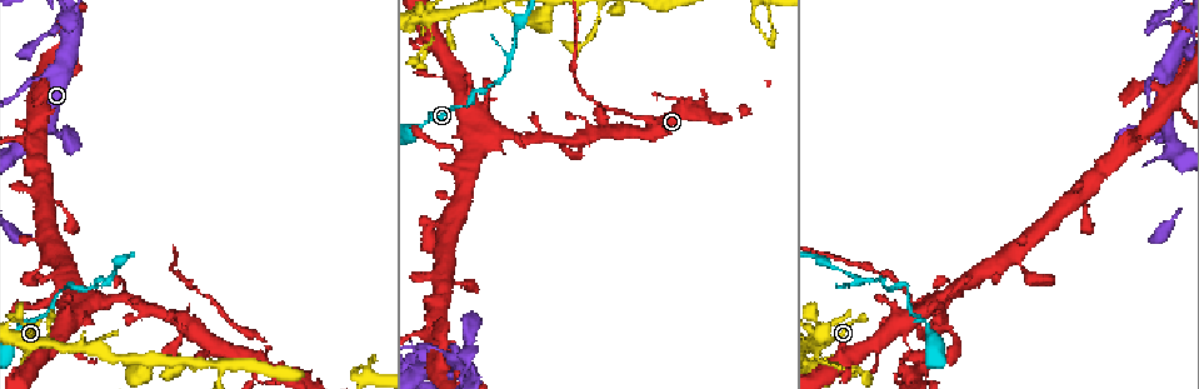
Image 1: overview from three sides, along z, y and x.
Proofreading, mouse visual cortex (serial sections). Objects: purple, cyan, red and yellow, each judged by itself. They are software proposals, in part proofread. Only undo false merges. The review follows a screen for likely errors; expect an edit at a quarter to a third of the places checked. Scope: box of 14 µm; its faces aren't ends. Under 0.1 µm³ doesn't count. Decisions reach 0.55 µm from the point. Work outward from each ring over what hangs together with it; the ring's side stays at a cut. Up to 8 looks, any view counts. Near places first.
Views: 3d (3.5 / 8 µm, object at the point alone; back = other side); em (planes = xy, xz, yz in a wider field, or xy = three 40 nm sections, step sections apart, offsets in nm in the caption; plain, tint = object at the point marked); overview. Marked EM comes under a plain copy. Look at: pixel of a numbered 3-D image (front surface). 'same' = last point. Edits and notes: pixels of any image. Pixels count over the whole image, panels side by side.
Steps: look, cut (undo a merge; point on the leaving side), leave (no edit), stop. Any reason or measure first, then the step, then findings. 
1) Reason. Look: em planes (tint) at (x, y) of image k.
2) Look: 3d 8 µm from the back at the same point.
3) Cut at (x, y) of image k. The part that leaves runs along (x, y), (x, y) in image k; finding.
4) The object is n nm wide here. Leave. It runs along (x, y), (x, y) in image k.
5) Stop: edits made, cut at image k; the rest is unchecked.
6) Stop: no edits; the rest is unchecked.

Abrupt turn. Look: 3d 3.5 µm at (464, 106) of image 1.

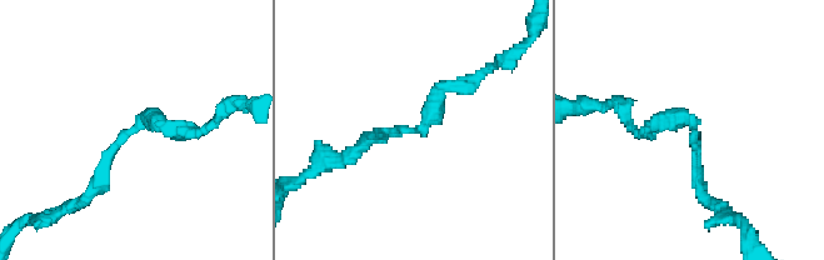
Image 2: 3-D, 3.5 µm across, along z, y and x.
The arms are 150, 200 nm wide; need the tissue. Look: em planes (tint) at (140, 122) of image 2.

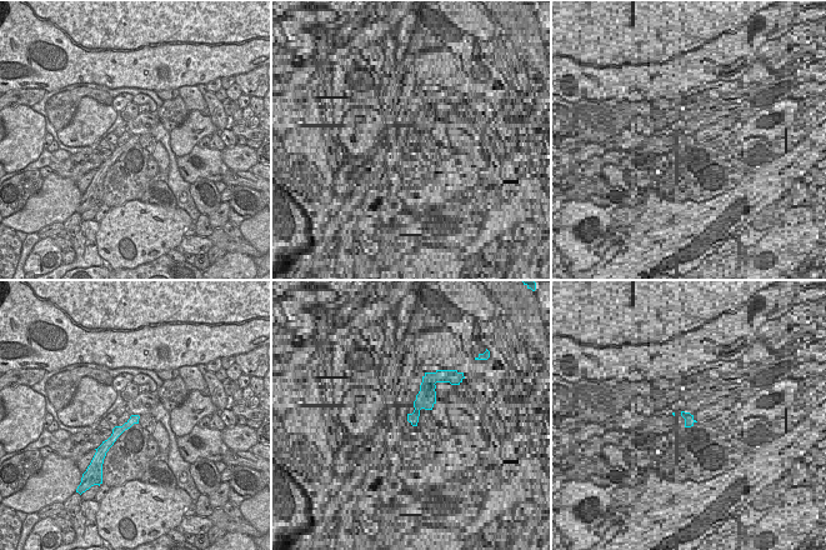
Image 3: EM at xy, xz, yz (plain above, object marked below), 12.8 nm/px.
Leave. It runs along (135, 418), (103, 448) in image 3; one cell here.

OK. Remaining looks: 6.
Thick turns thin. Look: 3d 3.5 µm at (657, 123) of image 1.

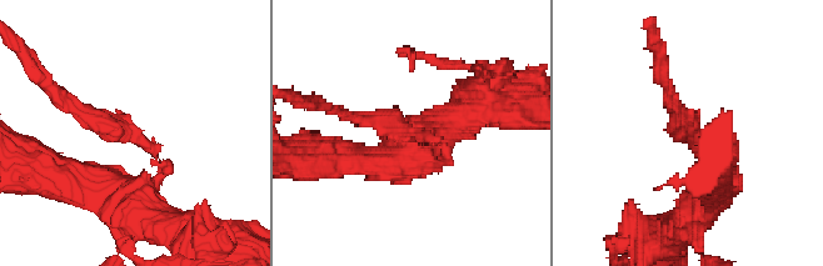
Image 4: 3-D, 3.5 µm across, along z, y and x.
Need the tissue. Look: em xy step 5 (tint) at (130, 133) of image 4.

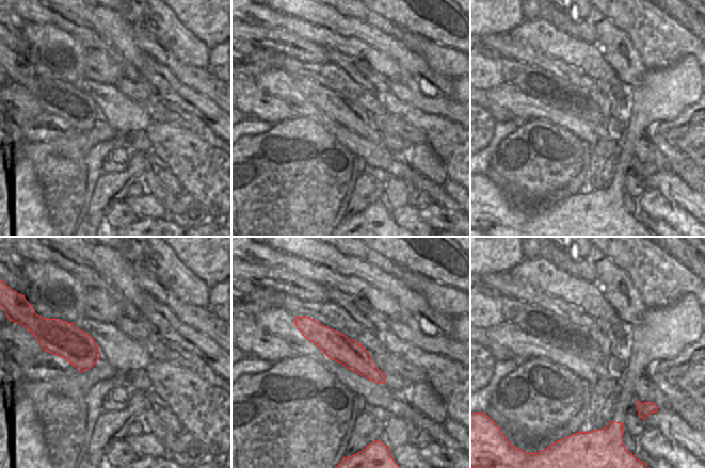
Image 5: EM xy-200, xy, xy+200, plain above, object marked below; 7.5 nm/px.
The arms are 150, 200 nm wide. Cut at (129, 125) of image 4. The part that leaves runs along (155, 155), (55, 90) in image 4; two cells meet here.

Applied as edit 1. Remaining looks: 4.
Redraw. Look: overview.

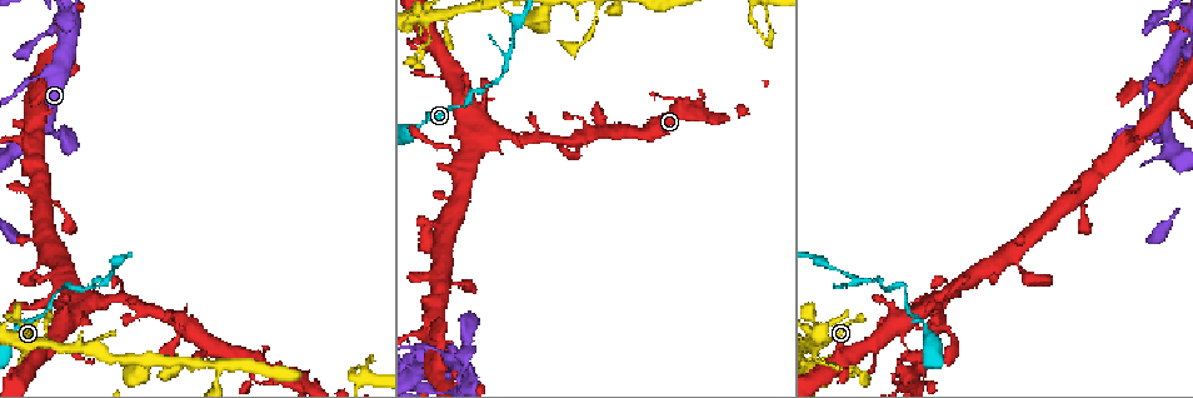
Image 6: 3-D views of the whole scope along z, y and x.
A narrow waist. Look: 3d 3.5 µm at (464, 364) of image 6.

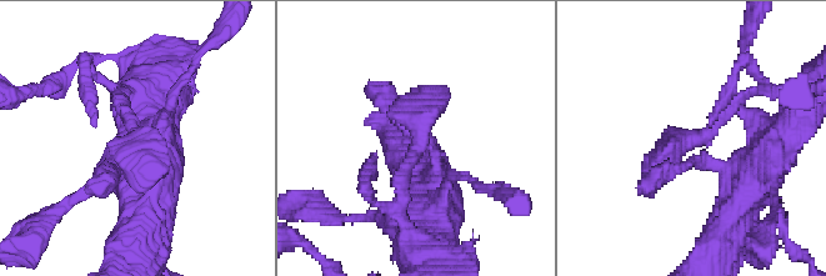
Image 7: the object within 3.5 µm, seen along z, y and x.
Look: em xy step 5 (tint) at (138, 144) of image 7.

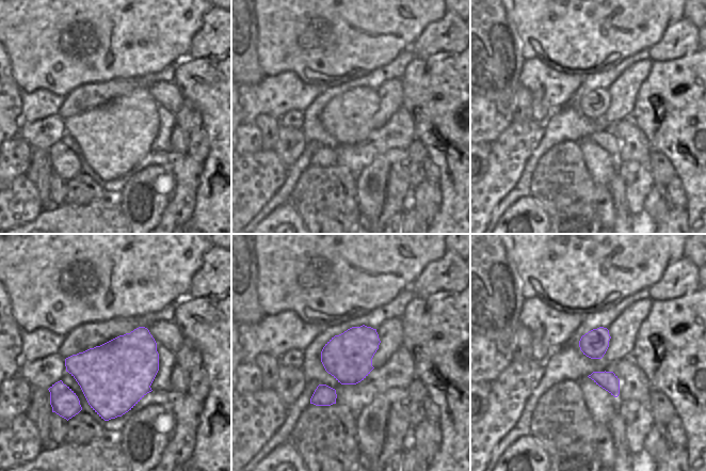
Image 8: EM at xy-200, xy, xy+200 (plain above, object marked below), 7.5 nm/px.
Another direction. Look: em xy step 1 (tint) at the same point.

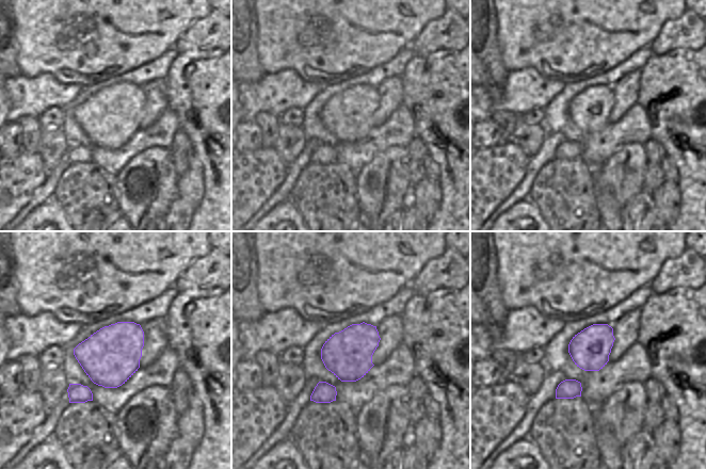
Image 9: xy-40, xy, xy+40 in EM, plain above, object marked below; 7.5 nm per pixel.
The object is 360 nm wide here. Leave. It runs along (430, 192), (422, 93) in image 7; all the same cell.

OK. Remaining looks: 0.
Stop: edits made, cut at image 4; the rest is unchecked.

